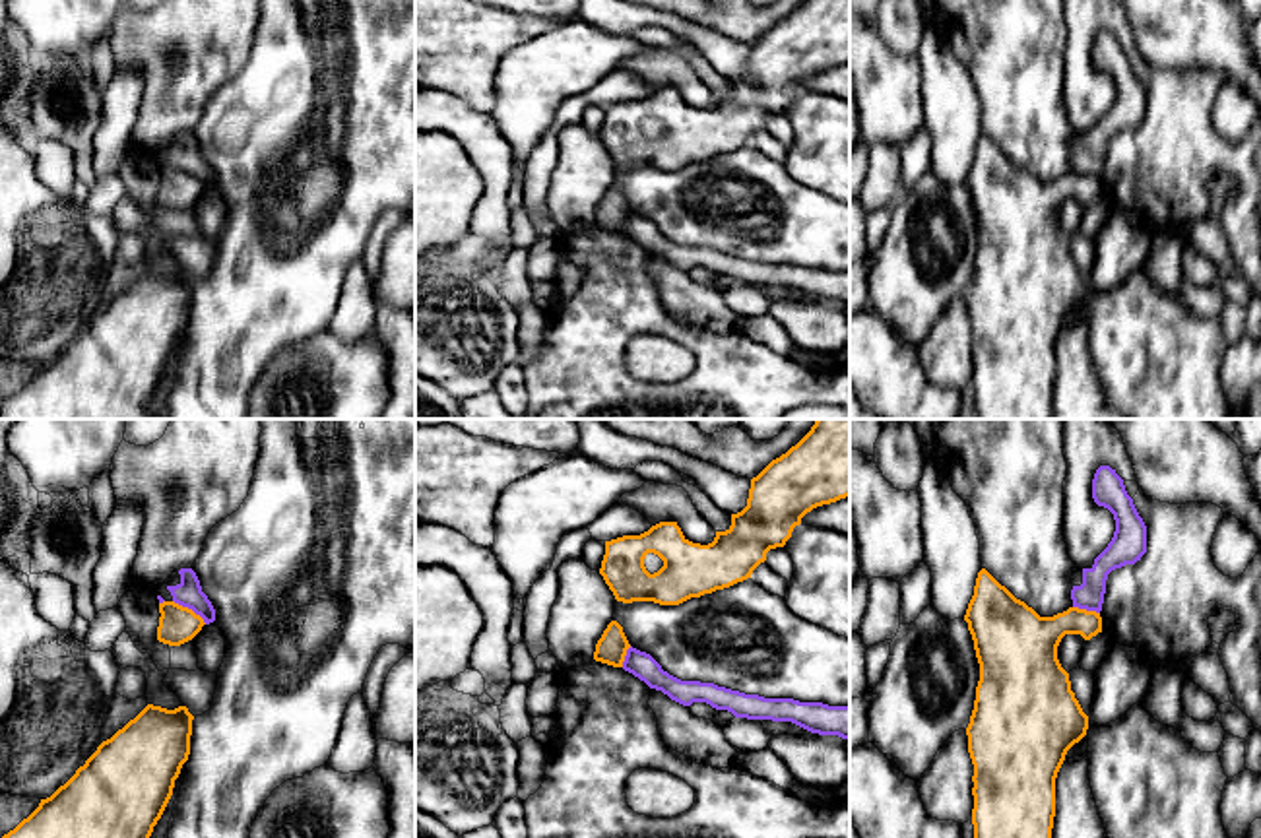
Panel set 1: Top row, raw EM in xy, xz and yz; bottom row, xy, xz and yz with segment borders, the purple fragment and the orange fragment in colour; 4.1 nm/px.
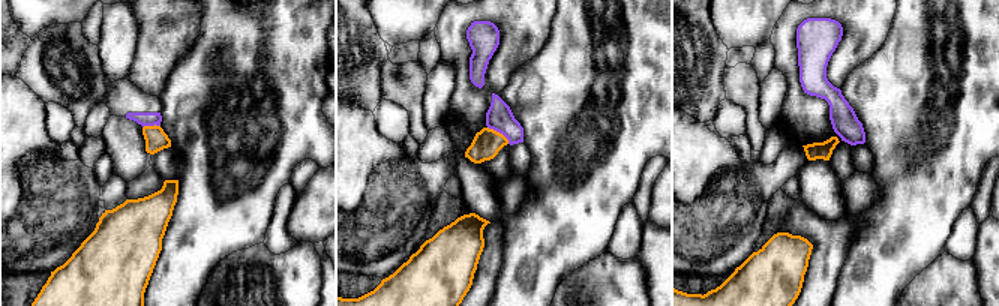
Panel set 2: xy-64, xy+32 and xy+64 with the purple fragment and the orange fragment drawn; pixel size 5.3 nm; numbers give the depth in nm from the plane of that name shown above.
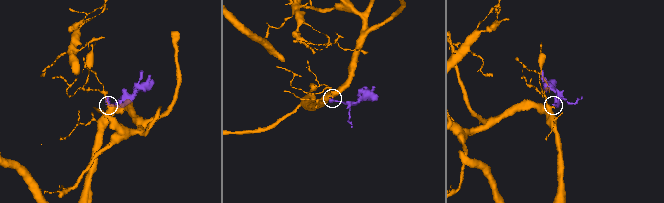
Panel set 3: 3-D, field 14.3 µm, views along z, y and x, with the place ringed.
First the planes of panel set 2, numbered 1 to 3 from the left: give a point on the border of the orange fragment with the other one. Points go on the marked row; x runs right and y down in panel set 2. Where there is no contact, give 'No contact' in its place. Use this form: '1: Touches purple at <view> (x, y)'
1: Touches purple at xy-64 (150, 125)
2: Touches purple at xy+32 (500, 132)
3: No contact

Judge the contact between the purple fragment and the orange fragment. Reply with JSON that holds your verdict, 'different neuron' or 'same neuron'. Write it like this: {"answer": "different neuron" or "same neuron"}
{"answer": "different neuron"}

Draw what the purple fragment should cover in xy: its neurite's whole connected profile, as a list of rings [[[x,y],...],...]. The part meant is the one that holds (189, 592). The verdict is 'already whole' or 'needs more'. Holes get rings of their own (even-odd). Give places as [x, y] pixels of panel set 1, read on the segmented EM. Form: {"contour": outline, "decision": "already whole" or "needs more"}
{"contour": [[[192,568],[175,570],[163,586],[155,588],[159,603],[175,601],[192,609],[206,625],[215,621],[215,609],[202,592],[200,580]]], "decision": "needs more"}

